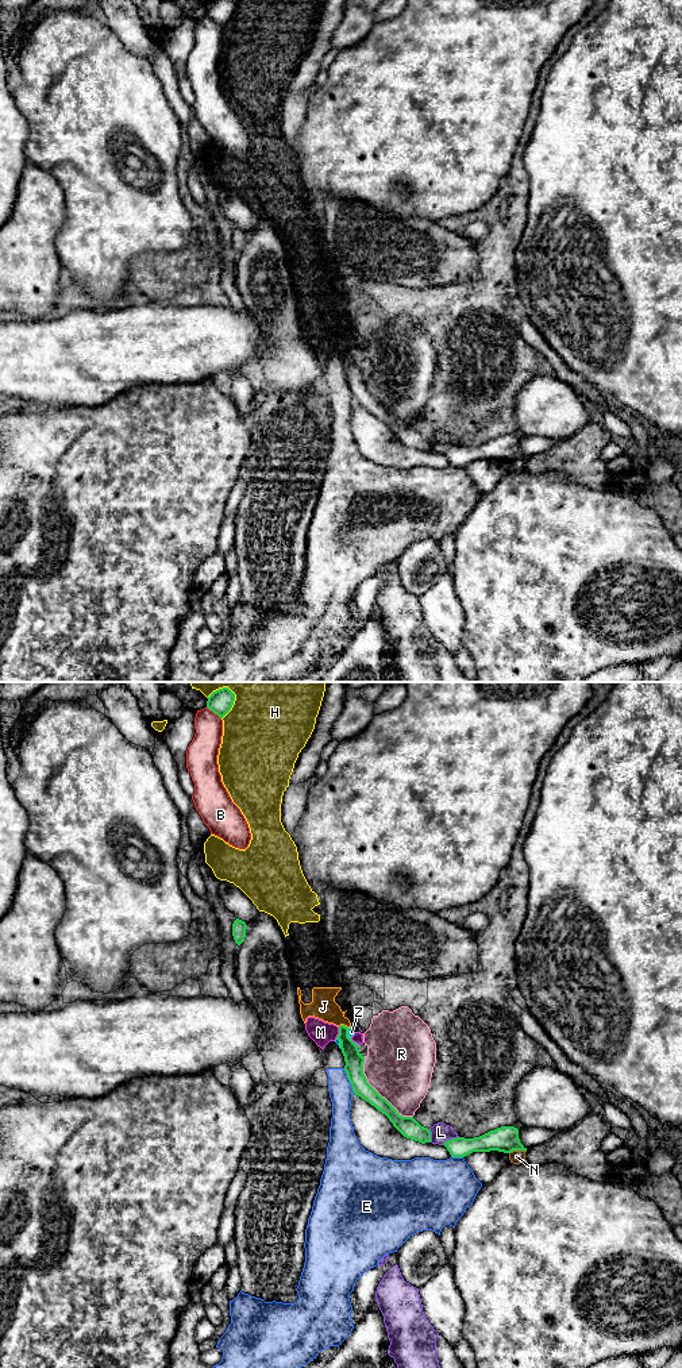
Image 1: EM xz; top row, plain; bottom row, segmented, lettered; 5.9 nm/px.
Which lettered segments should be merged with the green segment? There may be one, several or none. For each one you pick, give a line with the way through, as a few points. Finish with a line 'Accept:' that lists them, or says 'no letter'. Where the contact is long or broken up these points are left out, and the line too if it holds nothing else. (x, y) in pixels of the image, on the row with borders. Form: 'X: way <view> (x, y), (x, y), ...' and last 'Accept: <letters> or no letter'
Accept: no letter

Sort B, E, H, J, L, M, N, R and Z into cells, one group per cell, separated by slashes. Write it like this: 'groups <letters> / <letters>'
groups B / E / H J M Z / L / N / R

